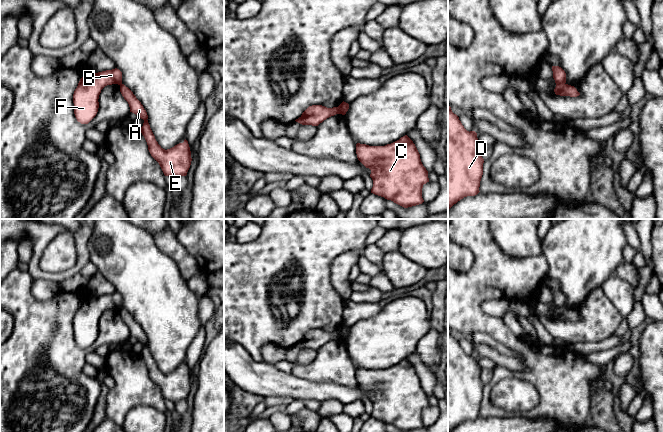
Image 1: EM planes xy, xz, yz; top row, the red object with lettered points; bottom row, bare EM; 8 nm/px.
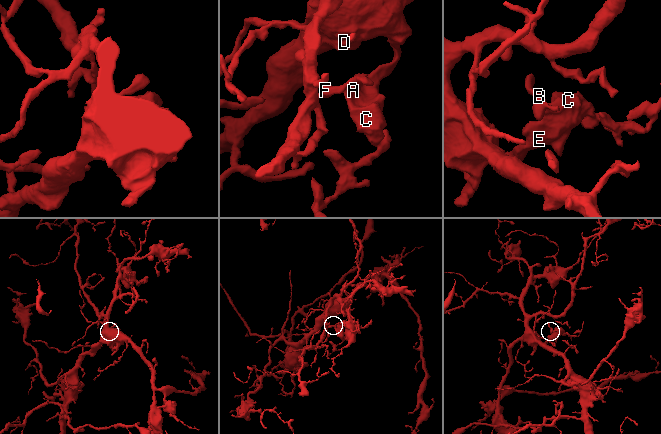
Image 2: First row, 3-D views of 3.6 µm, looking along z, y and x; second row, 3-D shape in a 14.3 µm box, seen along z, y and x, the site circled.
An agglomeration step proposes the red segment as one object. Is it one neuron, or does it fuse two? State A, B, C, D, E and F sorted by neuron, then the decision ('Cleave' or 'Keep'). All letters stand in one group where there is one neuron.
Groups: A C D E / B F. Cleave

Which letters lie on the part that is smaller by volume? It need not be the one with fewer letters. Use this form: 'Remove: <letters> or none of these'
Remove: B, F

